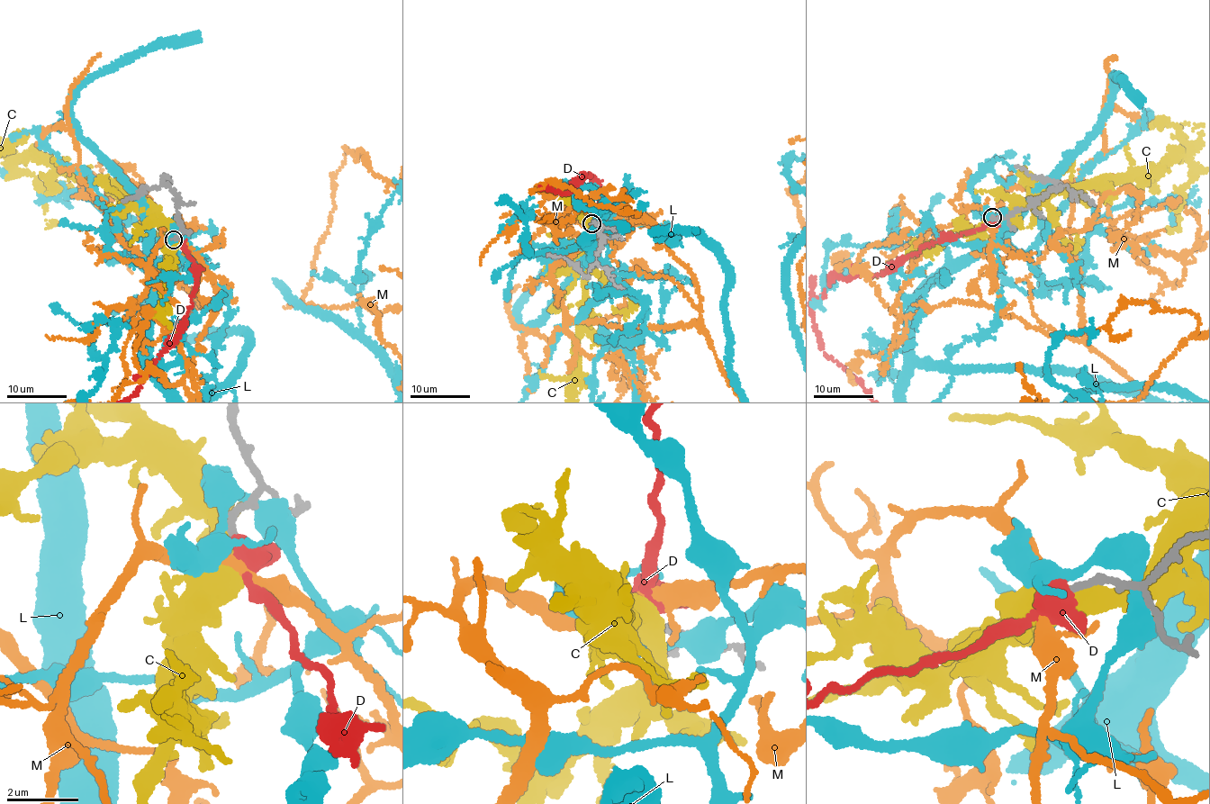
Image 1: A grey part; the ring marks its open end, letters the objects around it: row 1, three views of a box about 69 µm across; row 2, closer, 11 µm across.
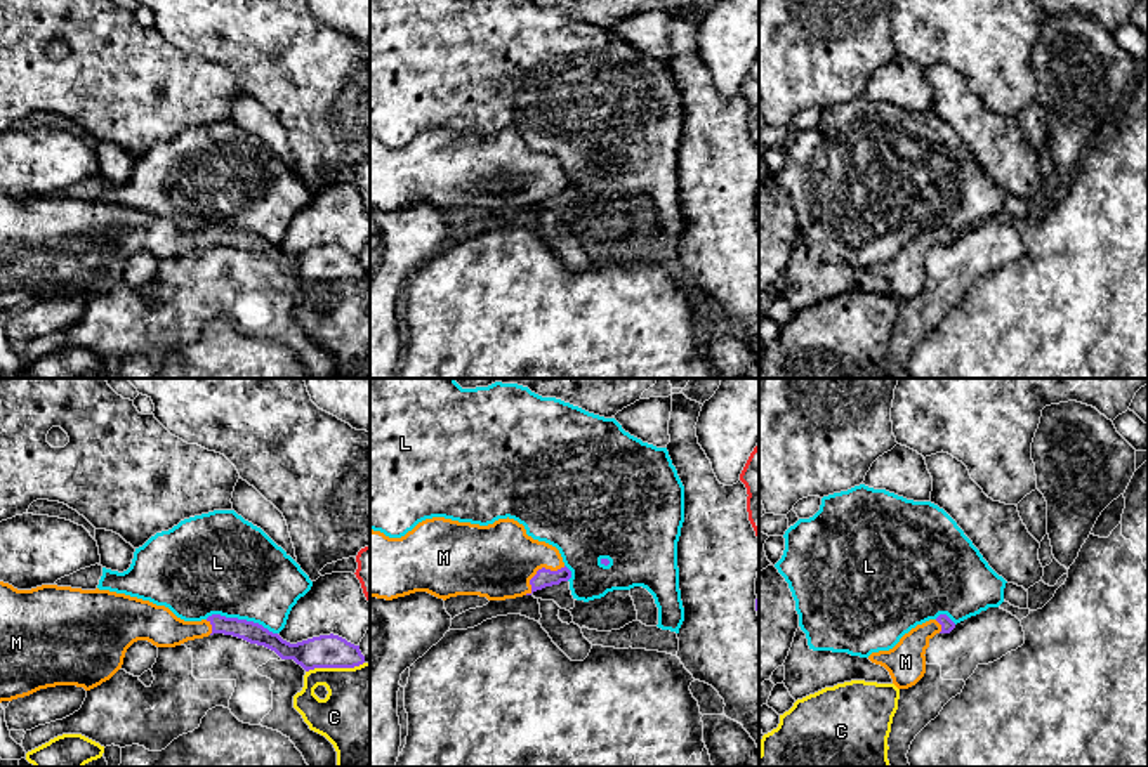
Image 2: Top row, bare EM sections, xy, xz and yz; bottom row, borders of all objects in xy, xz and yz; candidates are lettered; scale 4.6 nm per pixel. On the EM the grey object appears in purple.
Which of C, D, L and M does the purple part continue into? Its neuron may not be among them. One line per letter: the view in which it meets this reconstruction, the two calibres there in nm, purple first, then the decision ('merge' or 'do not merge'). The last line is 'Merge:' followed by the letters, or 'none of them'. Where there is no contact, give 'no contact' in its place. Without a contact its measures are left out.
C: meets purple in xy; 160 nm thick on the purple side, 420 nm on the other; do not merge
D: no contact; do not merge
L: meets purple in xy; 100 nm thick on the purple side, 440 nm on the other; do not merge
M: meets purple in xz; 80 nm thick on the purple side, 340 nm on the other; merge
Merge: M

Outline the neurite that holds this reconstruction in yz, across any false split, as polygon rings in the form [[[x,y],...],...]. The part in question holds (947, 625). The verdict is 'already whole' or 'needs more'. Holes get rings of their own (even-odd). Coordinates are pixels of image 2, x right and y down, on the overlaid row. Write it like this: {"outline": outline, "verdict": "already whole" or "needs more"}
{"outline": [[[940,614],[936,620],[912,628],[893,649],[872,652],[868,659],[884,666],[898,689],[908,689],[926,673],[924,654],[929,647],[929,640],[936,633],[950,633],[953,628],[955,623],[947,614]]], "verdict": "needs more"}

